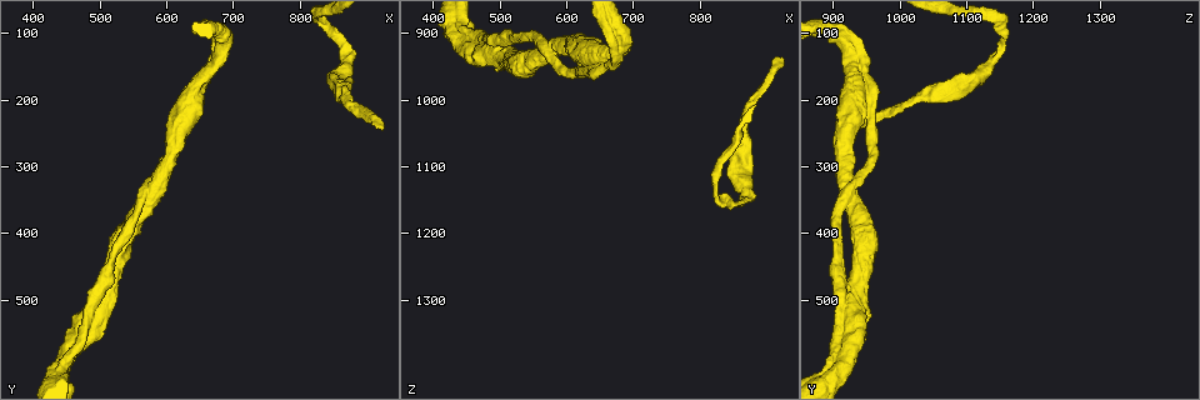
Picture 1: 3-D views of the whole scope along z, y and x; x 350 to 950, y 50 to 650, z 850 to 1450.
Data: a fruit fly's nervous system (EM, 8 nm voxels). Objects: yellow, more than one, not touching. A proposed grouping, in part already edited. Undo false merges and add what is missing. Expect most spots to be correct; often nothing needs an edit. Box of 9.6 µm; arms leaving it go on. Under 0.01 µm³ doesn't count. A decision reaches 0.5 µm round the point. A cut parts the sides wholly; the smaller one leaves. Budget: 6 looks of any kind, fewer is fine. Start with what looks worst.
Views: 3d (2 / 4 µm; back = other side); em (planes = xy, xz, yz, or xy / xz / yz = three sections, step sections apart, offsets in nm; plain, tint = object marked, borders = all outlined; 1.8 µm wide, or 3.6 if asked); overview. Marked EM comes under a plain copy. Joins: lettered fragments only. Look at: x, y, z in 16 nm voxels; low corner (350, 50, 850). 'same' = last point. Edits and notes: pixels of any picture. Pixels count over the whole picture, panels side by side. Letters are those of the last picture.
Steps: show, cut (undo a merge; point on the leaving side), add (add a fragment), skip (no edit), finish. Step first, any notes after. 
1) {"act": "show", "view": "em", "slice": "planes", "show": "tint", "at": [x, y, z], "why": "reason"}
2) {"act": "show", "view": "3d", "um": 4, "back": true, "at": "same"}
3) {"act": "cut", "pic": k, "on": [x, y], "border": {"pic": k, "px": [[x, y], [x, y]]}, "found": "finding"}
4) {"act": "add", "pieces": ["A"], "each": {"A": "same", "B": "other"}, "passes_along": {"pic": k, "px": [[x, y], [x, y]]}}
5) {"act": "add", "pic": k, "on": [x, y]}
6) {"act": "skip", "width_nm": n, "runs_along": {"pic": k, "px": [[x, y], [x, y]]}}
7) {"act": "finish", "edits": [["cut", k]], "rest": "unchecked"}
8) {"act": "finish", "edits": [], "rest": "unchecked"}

{"act": "show", "view": "3d", "um": 4, "at": [920, 240, 935], "why": "tapers out"}

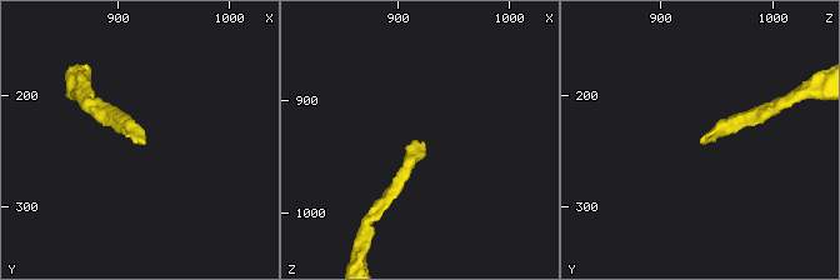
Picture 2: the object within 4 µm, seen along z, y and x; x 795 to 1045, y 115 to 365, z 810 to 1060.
{"act": "show", "view": "em", "slice": "planes", "show": "borders", "at": [920, 242, 934], "why": "shape alone is not enough"}

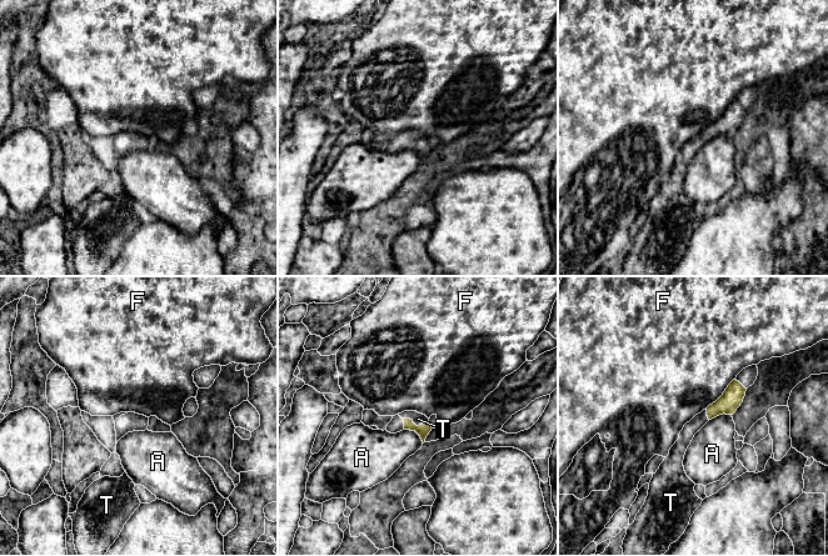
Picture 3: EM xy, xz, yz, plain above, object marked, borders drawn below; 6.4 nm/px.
{"act": "add", "pieces": ["T"], "each": {"A": "other", "F": "other", "T": "same"}, "found": "it goes on there"}

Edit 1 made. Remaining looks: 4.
{"act": "show", "view": "overview"}

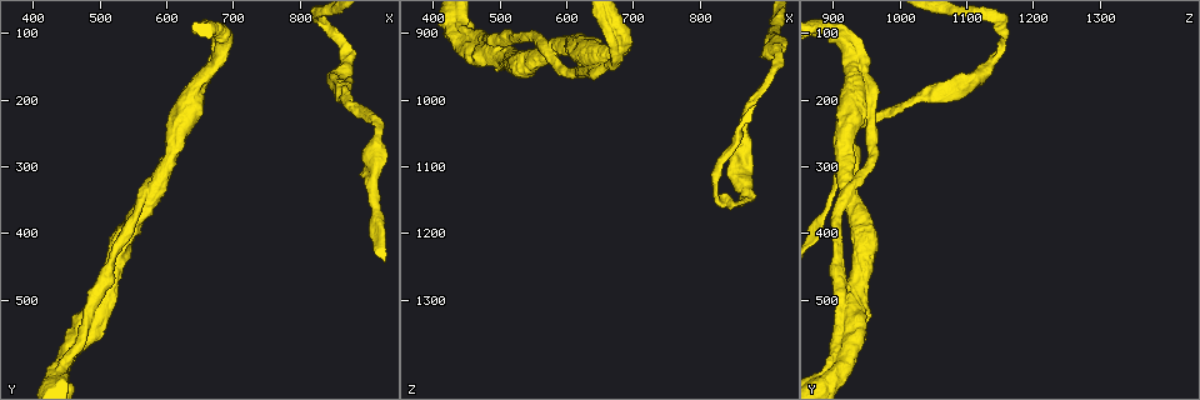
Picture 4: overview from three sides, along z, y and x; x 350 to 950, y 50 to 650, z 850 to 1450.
{"act": "show", "view": "em", "slice": "planes", "show": "tint", "at": [515, 490, 930], "why": "a fork"}

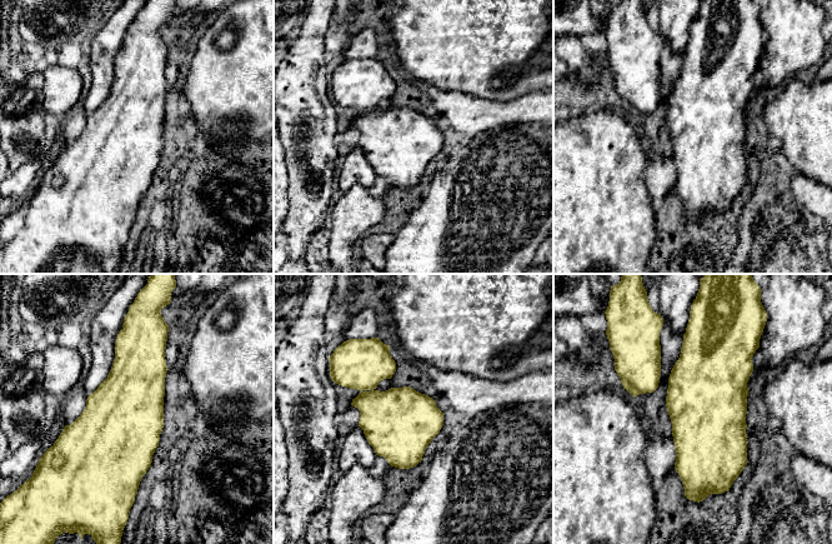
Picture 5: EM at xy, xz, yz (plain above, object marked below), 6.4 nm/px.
{"act": "show", "view": "em", "slice": "planes", "show": "borders", "at": "same", "why": "what lies round it"}

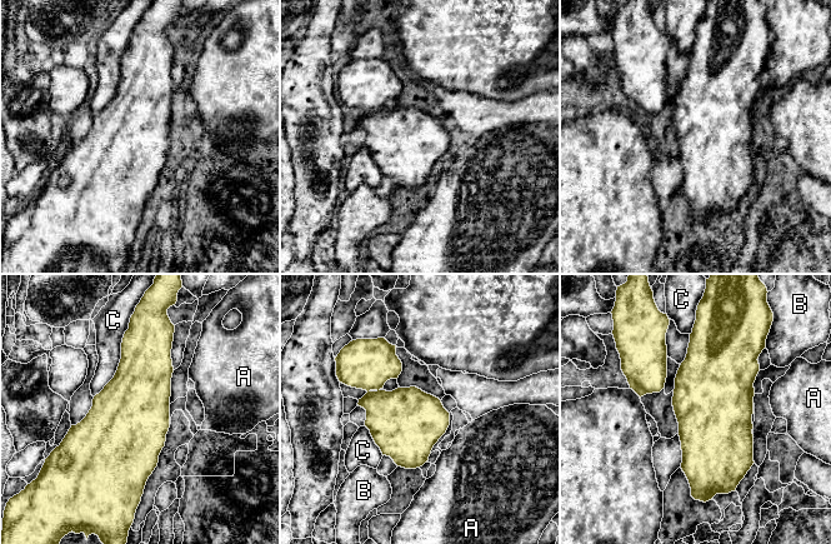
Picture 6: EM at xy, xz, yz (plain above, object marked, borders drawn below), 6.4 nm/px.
{"act": "skip", "each": {"A": "other", "B": "other", "C": "other"}, "border": {"pic": 6, "px": [[129, 328], [114, 377], [94, 397]]}, "found": "all the same cell"}

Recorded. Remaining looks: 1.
{"act": "show", "view": "em", "slice": "planes", "show": "borders", "at": [570, 350, 930], "why": "four or more arms meet"}

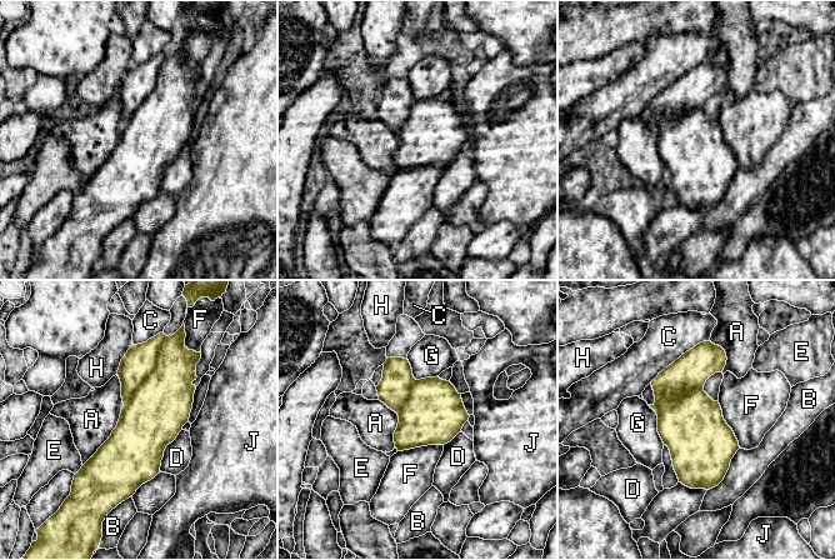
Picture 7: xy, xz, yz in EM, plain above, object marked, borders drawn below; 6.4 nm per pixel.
{"act": "skip", "longest_contact_nm": ["A", 650], "each": {"A": "other", "B": "other", "C": "other", "D": "other", "E": "other", "F": "other", "G": "other", "H": "other", "J": "other"}, "border": {"pic": 7, "px": [[118, 374], [120, 418], [83, 465]]}, "found": "all the same cell"}

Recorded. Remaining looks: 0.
{"act": "finish", "edits": [["add", 3]], "rest": "unchecked"}

